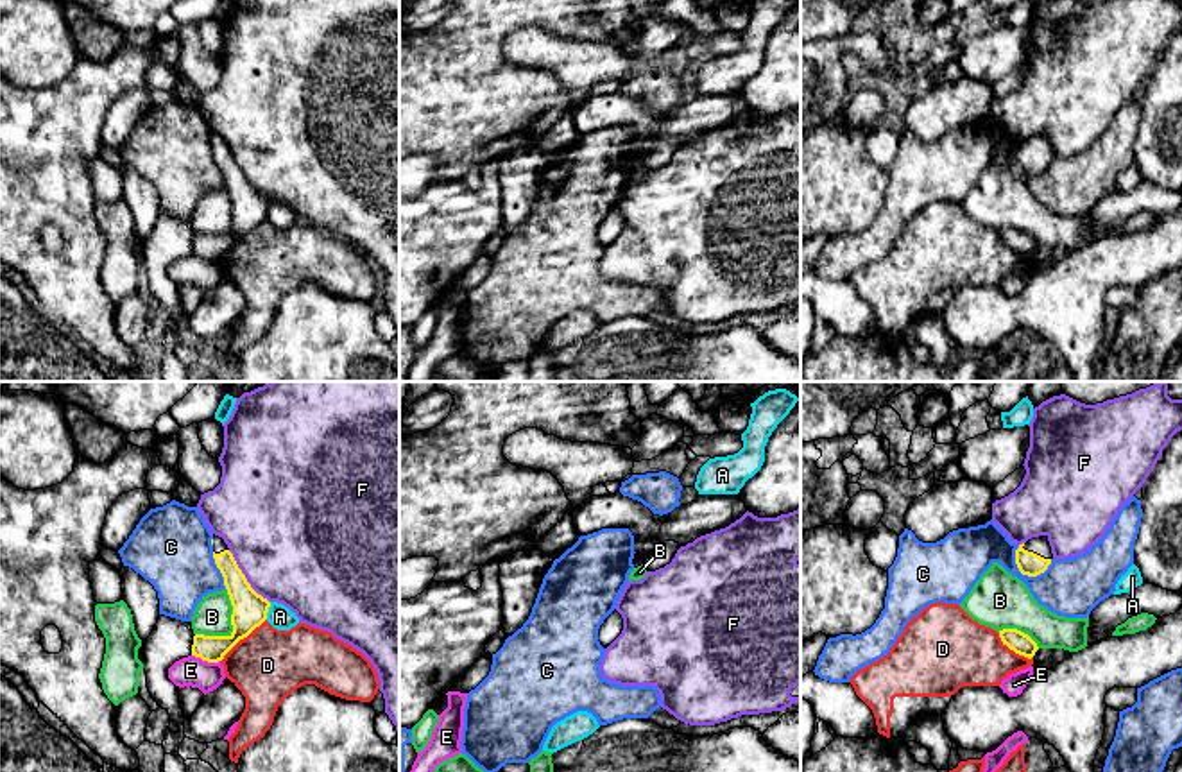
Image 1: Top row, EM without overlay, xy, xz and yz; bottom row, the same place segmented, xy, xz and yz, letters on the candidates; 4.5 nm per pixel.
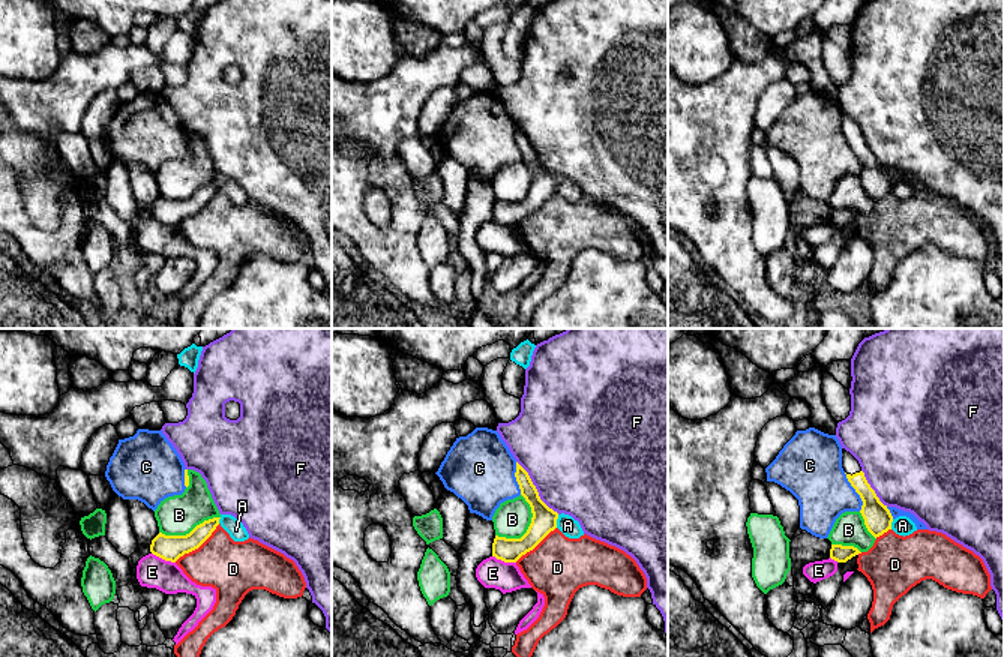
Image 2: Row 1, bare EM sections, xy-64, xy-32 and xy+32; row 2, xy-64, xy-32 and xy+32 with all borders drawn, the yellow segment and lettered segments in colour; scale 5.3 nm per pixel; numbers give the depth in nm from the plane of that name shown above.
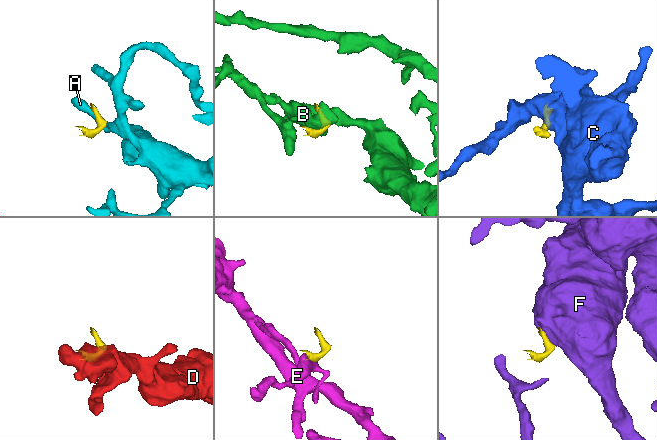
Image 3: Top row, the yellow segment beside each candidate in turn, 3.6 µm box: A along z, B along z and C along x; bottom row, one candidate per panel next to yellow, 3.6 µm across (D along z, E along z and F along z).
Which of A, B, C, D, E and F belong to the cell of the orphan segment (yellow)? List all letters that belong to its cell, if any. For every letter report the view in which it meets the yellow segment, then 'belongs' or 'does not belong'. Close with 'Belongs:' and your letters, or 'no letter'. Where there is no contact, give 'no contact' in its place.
A: meets yellow in xy; does not belong
B: meets yellow in xy; does not belong
C: meets yellow in yz; does not belong
D: meets yellow in xy; does not belong
E: meets yellow in xy; does not belong
F: meets yellow in xy; does not belong
Belongs: no letter

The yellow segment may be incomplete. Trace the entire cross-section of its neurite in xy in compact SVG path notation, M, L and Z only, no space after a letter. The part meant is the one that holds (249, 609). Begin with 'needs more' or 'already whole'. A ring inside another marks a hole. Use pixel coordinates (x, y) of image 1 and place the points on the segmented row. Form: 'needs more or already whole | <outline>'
needs more | M213 534L211 545L215 564L224 577L233 605L233 632L229 636L195 634L192 656L208 663L218 663L240 639L247 638L267 620L270 602L251 588L222 537Z

